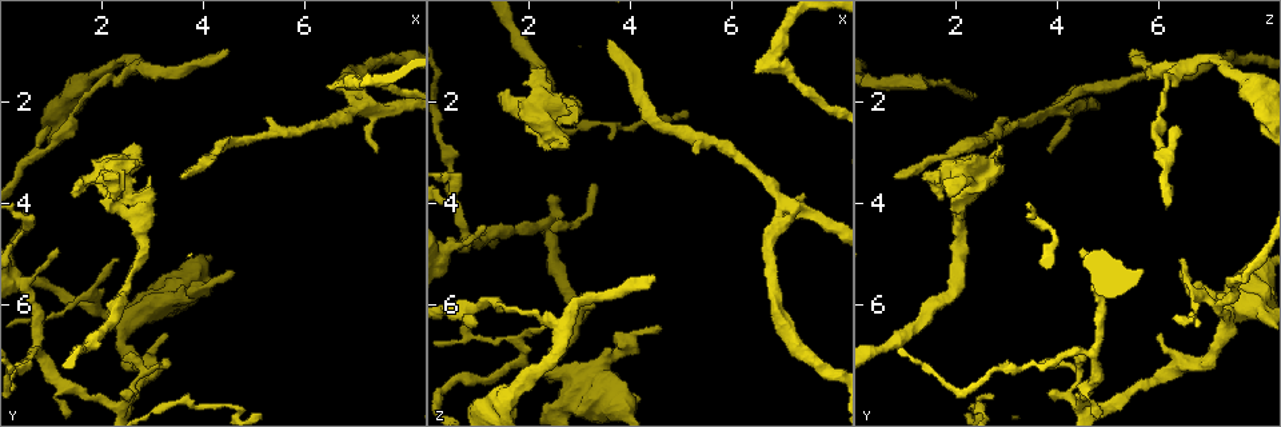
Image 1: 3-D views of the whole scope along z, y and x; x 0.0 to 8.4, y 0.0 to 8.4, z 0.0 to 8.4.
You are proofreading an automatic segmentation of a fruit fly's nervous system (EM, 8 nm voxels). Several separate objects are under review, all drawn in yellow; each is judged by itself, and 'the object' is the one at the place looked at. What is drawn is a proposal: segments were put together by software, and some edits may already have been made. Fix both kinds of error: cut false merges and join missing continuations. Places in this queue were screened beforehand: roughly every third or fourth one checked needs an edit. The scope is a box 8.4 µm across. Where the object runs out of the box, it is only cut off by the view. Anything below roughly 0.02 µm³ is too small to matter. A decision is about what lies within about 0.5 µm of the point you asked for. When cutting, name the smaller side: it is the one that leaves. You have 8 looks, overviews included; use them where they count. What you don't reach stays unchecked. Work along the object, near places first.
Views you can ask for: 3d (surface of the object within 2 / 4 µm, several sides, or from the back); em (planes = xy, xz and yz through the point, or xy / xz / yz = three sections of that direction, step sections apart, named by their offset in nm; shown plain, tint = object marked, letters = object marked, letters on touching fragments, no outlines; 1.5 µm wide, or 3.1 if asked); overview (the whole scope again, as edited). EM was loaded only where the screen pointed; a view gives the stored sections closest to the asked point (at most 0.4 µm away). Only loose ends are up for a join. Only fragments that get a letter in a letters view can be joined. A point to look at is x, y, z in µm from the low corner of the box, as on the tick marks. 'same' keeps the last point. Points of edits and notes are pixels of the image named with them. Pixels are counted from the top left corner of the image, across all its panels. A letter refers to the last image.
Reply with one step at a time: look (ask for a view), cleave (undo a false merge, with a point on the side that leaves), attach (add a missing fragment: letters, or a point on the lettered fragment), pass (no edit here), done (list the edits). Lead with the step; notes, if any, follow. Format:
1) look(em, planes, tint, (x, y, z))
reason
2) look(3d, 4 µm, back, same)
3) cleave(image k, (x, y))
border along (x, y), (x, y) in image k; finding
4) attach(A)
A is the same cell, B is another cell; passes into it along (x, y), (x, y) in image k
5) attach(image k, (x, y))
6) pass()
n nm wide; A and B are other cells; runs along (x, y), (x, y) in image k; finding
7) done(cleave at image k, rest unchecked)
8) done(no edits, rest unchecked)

look(em, planes, letters, (7.45, 3.05, 3.90))
branch stops here

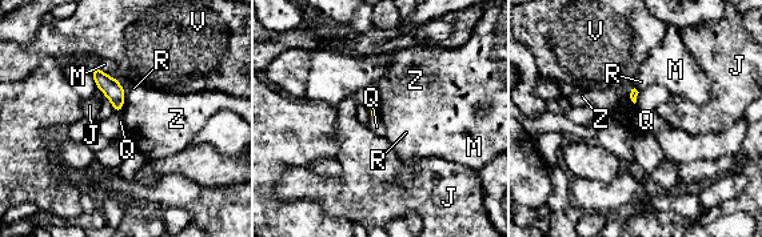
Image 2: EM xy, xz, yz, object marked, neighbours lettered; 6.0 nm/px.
pass()
Z touches over 140 nm; J, M, Q, R, V and Z are other cells; none of them fits

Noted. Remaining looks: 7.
look(3d, 4 µm, (6.50, 1.70, 1.45))
free end

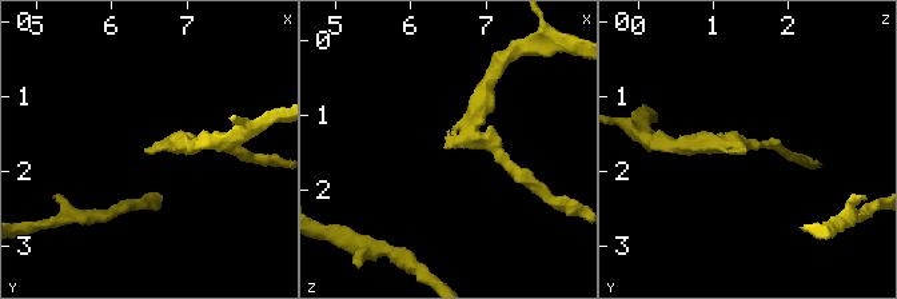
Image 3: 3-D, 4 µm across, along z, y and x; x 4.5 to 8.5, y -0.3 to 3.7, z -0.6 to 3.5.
look(em, xy, step 8, letters, (6.45, 1.70, 1.45))

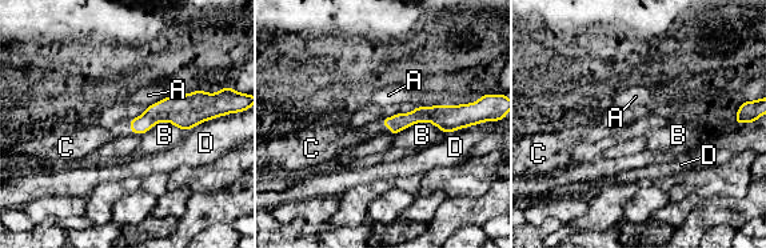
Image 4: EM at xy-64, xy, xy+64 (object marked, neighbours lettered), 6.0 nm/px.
look(em, planes, letters, same)

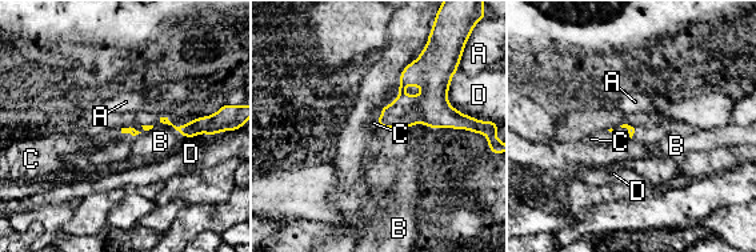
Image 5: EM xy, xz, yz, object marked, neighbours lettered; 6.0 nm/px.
attach(image 5, (82, 142))
D touches over 300 nm; C is the same cell, A, B and D are other cells; it goes on there

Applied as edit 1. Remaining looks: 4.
look(overview)

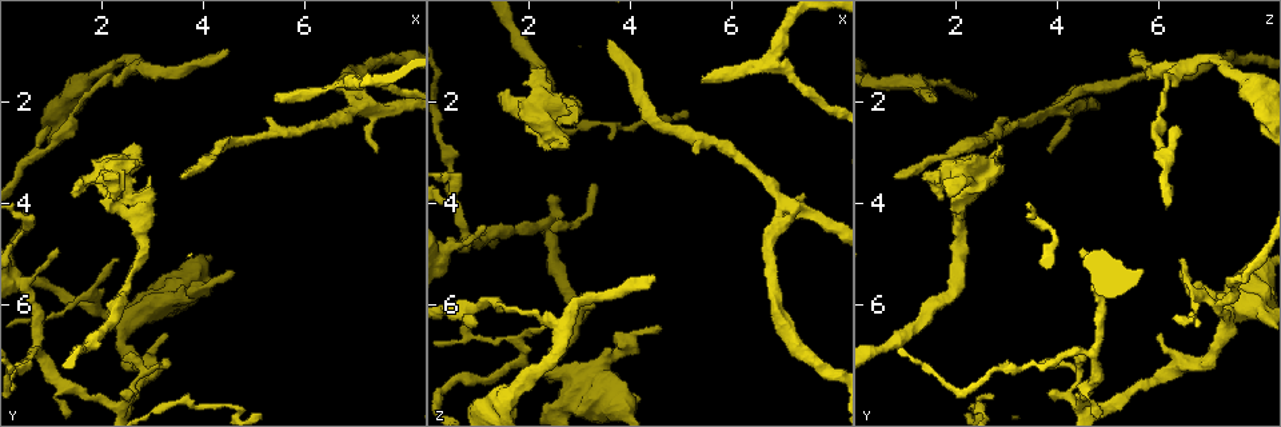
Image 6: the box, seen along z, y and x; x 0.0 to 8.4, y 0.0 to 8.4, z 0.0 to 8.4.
look(em, xy, step 8, letters, (4.55, 5.35, 6.45))
branch stops here

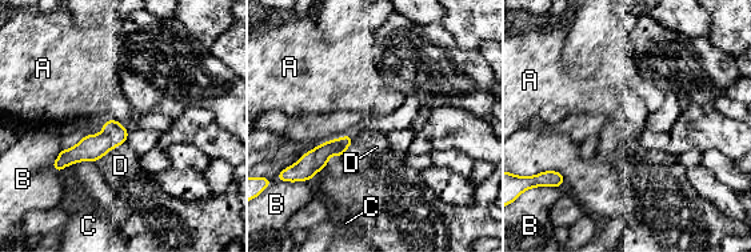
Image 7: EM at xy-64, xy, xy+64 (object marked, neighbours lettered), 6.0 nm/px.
pass()
A, B, C and D are other cells; border along (107, 119), (119, 122) in image 7; no lettered fragment goes on from it

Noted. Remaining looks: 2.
done(attach at image 5, rest unchecked)

